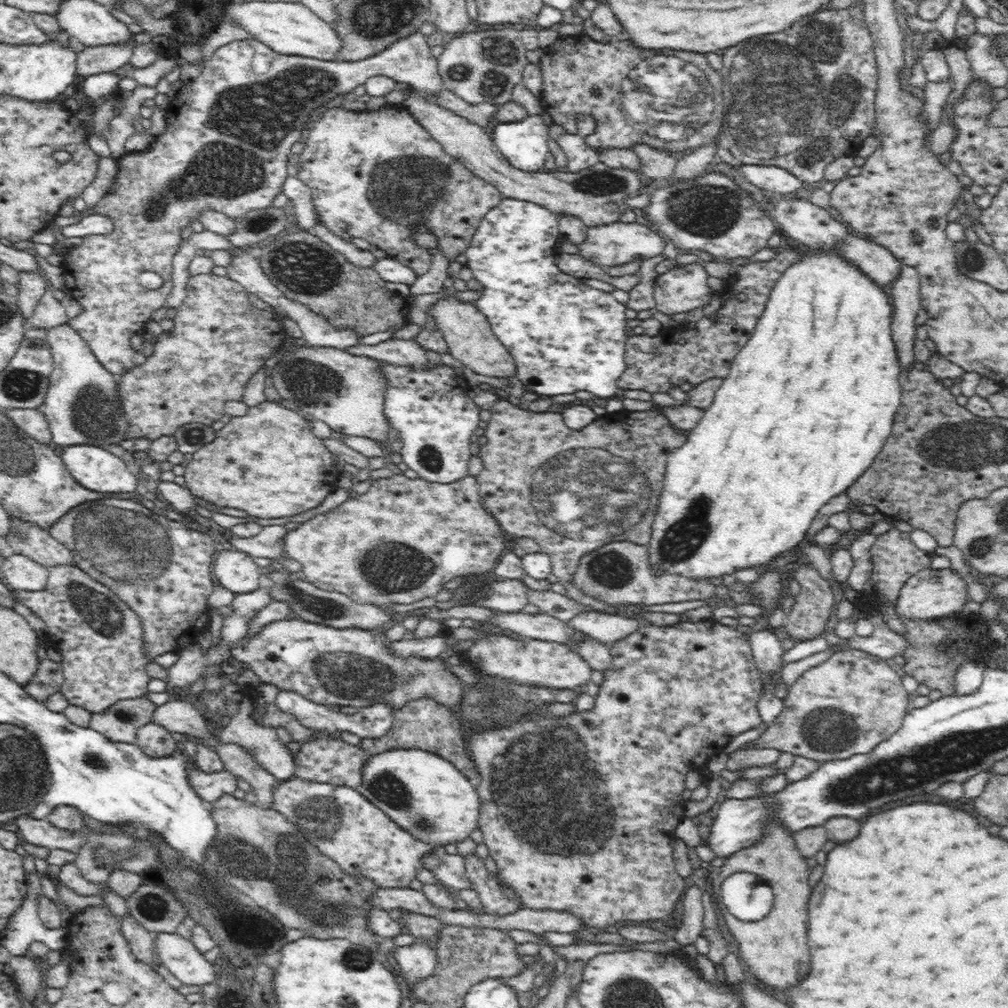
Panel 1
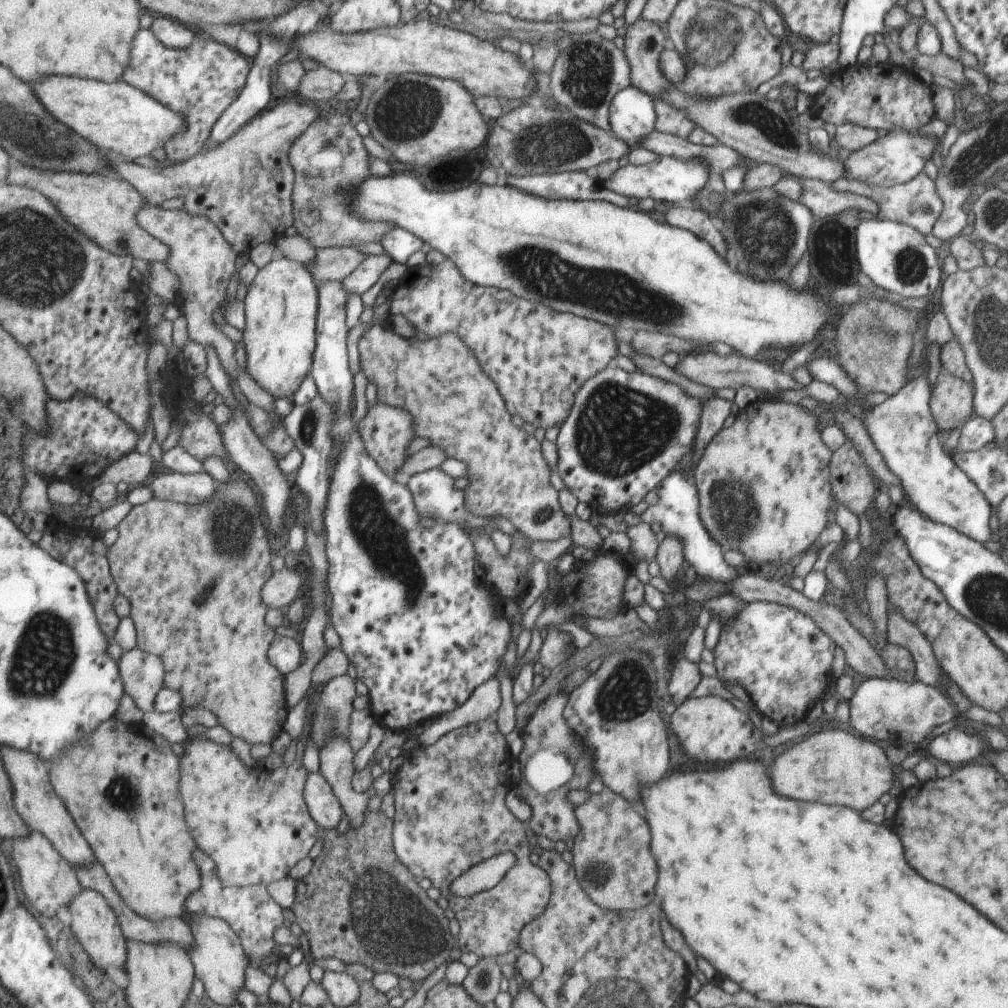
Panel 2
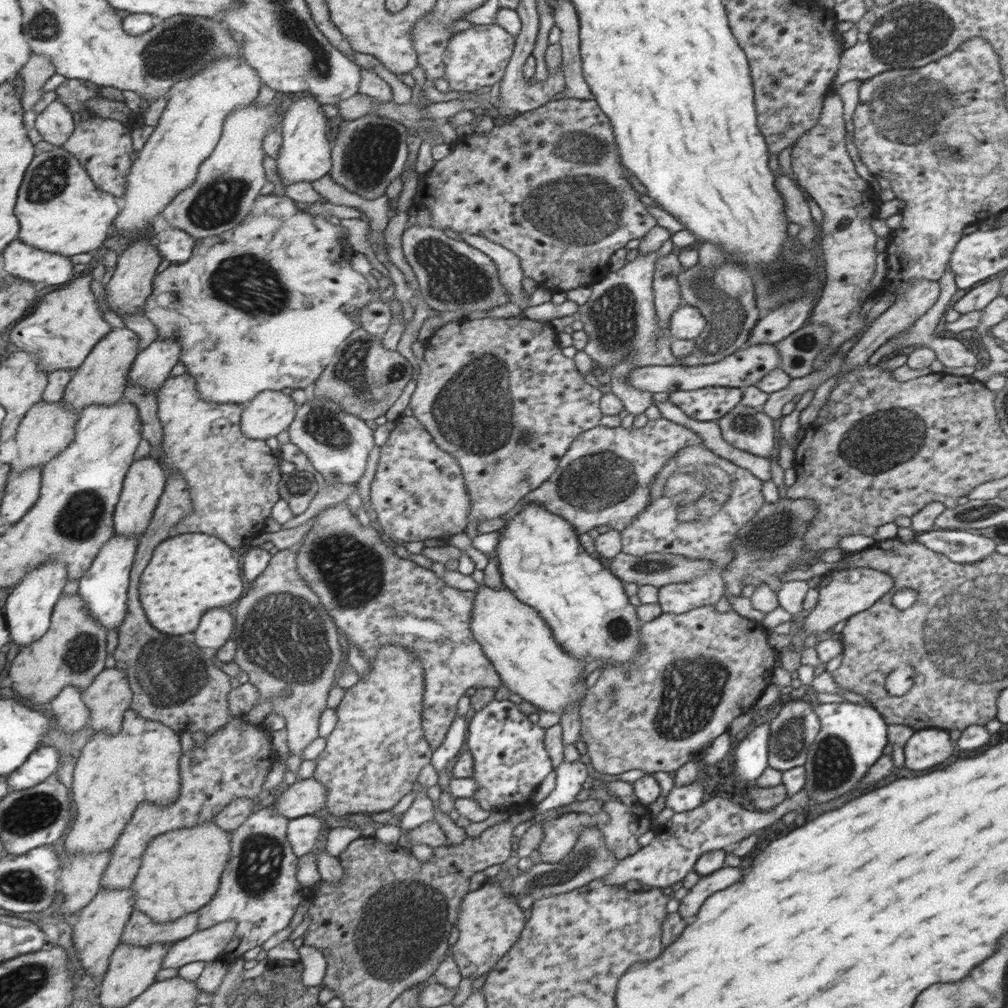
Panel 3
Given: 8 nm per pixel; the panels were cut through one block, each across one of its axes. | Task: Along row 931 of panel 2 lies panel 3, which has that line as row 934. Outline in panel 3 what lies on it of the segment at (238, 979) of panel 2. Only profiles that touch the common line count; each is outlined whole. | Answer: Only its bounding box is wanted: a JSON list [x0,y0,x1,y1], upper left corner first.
[164,920,237,968]

